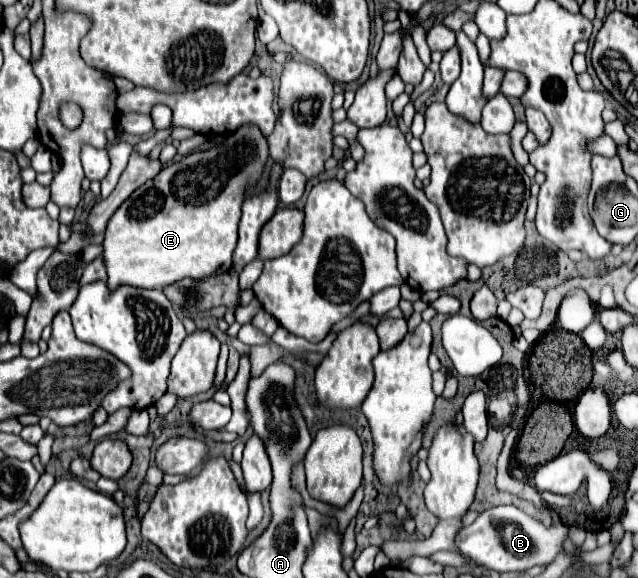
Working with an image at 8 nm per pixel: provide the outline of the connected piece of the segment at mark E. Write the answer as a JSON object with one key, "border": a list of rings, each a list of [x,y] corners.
{"border":[[[242,124],[236,132],[228,134],[220,144],[210,146],[208,150],[198,150],[192,152],[188,156],[184,156],[178,162],[172,162],[168,166],[164,166],[158,176],[154,176],[152,180],[148,180],[144,186],[136,188],[134,194],[118,208],[118,212],[114,212],[114,216],[110,218],[110,224],[104,232],[104,262],[106,262],[106,270],[108,270],[108,286],[114,290],[120,284],[130,284],[130,286],[138,286],[138,288],[164,288],[170,282],[182,280],[182,278],[202,278],[202,276],[210,276],[216,274],[218,270],[226,272],[230,268],[232,262],[232,252],[236,248],[236,240],[238,240],[238,222],[240,222],[240,212],[242,212],[242,204],[246,198],[246,192],[250,188],[254,188],[264,172],[264,166],[268,162],[270,154],[268,154],[268,138],[262,134],[262,130],[256,124]]]}

